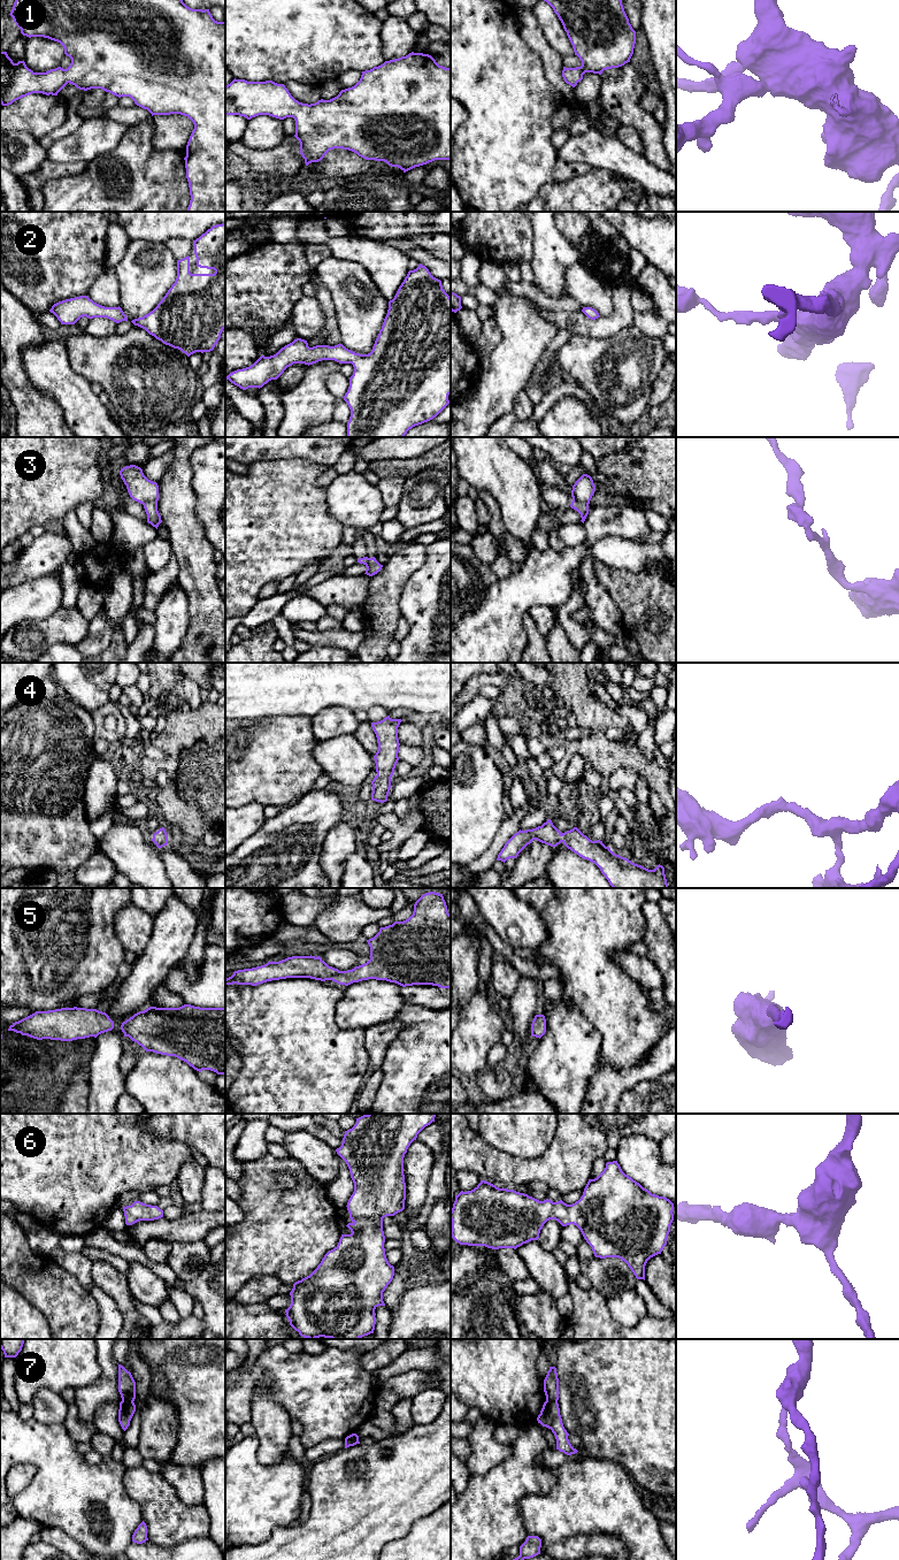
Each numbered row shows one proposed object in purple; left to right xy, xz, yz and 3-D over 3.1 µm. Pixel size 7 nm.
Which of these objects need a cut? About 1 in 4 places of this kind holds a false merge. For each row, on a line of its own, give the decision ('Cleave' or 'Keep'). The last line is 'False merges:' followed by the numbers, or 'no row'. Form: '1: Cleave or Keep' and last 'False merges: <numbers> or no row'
1: Keep
2: Keep
3: Cleave
4: Keep
5: Keep
6: Keep
7: Cleave
False merges: 3, 7

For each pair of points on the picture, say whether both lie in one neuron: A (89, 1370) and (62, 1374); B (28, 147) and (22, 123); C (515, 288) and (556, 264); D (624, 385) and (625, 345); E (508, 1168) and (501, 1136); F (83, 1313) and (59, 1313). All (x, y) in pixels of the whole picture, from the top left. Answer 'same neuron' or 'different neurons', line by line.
A: same neuron
B: different neurons
C: different neurons
D: same neuron
E: different neurons
F: same neuron

